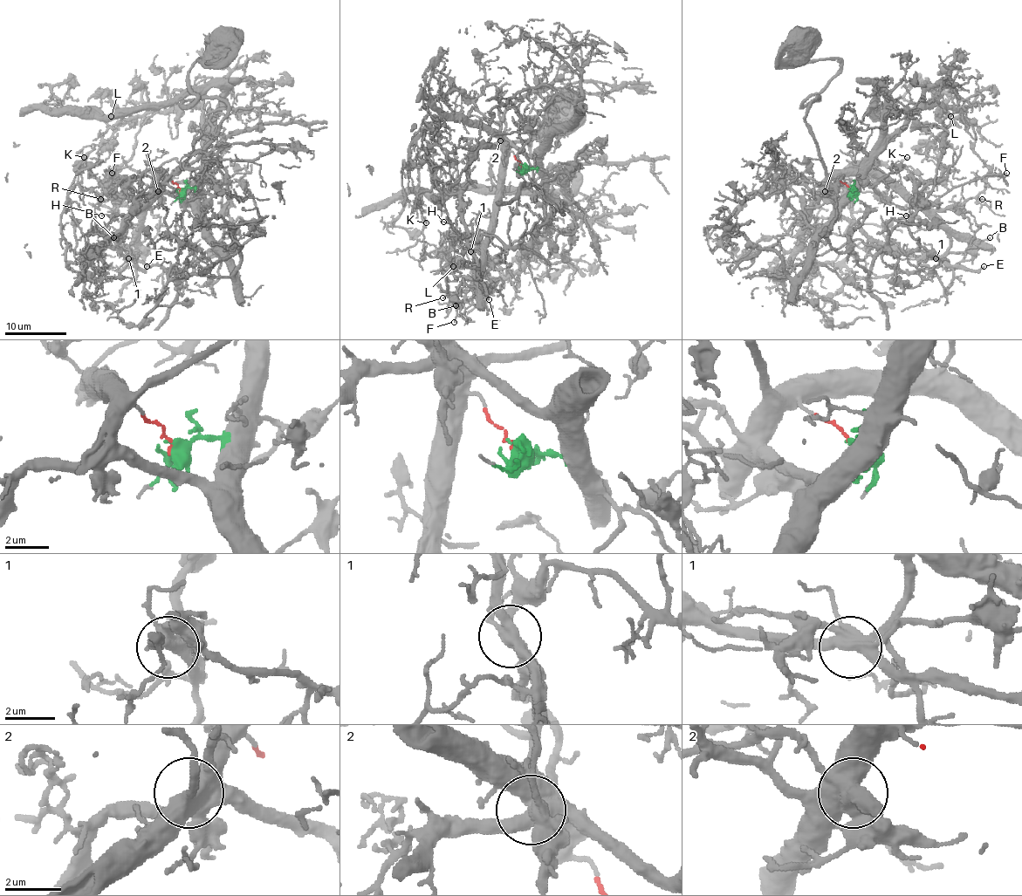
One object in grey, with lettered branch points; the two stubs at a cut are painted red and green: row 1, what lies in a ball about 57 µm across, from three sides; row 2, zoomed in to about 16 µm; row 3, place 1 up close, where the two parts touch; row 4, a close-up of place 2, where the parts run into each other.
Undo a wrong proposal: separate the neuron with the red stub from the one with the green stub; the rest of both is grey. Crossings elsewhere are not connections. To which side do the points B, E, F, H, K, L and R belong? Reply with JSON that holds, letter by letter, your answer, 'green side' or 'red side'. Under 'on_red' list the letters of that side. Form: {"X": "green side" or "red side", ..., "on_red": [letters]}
{"B": "red side", "E": "green side", "F": "red side", "H": "red side", "K": "red side", "L": "green side", "R": "red side", "on_red": ["B", "F", "H", "K", "R"]}

